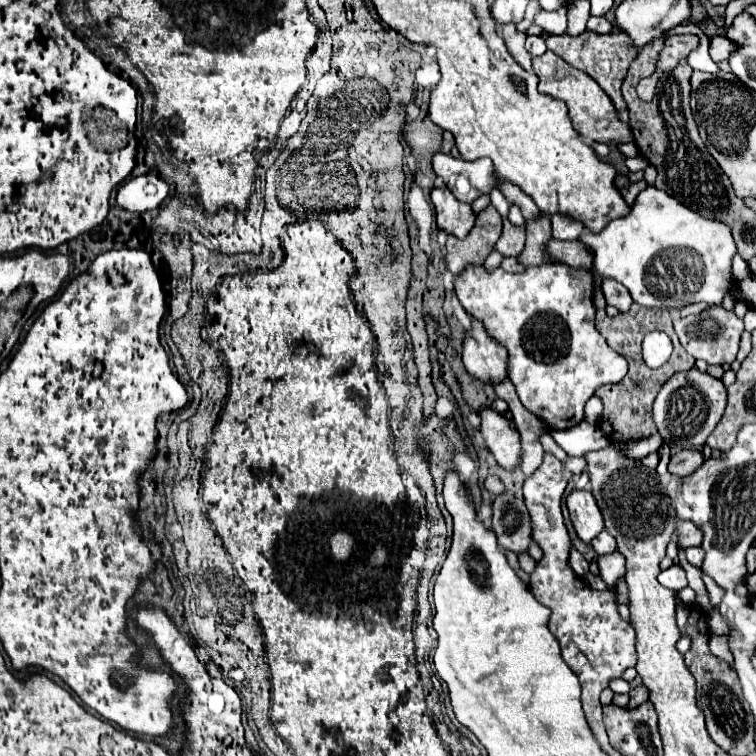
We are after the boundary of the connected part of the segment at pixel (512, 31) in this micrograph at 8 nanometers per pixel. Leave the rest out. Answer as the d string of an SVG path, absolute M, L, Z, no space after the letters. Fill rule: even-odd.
M504 24L502 30L500 30L500 36L504 38L510 54L514 56L514 60L524 68L524 70L532 70L532 56L526 52L524 48L524 38L526 34L524 32L518 32L514 24Z

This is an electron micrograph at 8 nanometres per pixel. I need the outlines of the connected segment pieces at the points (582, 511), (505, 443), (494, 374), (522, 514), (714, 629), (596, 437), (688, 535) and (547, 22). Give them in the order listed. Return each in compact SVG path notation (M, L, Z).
M572 490L572 494L566 498L566 506L580 540L586 544L604 530L602 512L590 490Z
M484 408L480 412L480 420L482 420L480 434L484 436L496 462L510 472L520 468L522 444L520 444L520 432L516 430L516 424L490 408Z
M472 318L472 326L474 330L468 334L468 338L464 340L464 352L462 352L462 360L464 360L464 366L466 370L478 378L480 382L492 386L492 384L498 384L502 382L504 378L508 378L508 352L506 348L502 348L500 344L496 344L488 334L486 330L482 330L482 324L480 322L474 322Z
M506 492L494 498L492 508L492 530L496 532L498 544L516 554L526 552L532 542L532 528L524 500Z
M718 610L710 612L708 626L710 626L710 632L712 632L712 634L730 634L728 624L726 624L726 620L720 616L720 612L718 612Z
M580 422L570 430L552 430L552 438L570 456L584 456L610 444L606 434L598 426L592 426L588 422Z
M678 522L676 532L678 532L678 542L684 548L702 544L702 530L698 526L694 526L692 522Z
M563 5L556 12L546 12L546 10L538 10L534 16L534 24L550 30L552 34L563 34L567 28L567 6Z

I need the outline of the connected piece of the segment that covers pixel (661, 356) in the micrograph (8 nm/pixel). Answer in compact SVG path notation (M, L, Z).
M652 332L652 334L644 337L642 357L650 368L657 369L668 362L668 358L672 354L672 346L666 340L670 340L670 338L666 334L662 334L662 332Z

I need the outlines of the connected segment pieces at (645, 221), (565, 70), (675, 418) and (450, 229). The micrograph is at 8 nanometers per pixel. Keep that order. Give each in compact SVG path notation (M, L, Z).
M648 186L638 194L626 218L612 220L598 234L584 230L578 240L594 252L596 272L602 278L614 278L624 284L632 300L646 308L668 310L694 302L720 306L722 298L736 290L732 280L736 244L730 226L700 216L656 186Z
M546 50L542 56L534 58L534 72L540 78L538 90L552 94L558 100L564 100L568 106L568 116L574 124L574 130L590 140L596 142L632 142L632 130L628 124L618 120L614 104L606 96L606 92L598 86L594 78L590 78L586 72L570 66L566 60L562 60L558 54L552 50Z
M690 368L690 370L682 370L676 372L658 392L656 400L654 400L654 422L658 426L658 432L662 434L662 438L670 444L674 444L676 448L686 448L686 446L696 446L698 450L706 444L706 438L710 436L710 432L716 428L716 424L720 422L722 414L726 410L726 388L722 384L722 380L712 378L708 372L700 372L698 368Z
M446 186L434 188L430 196L436 206L438 228L442 228L448 234L454 234L458 238L464 238L476 220L476 212L472 210L472 206L456 200L454 194Z

